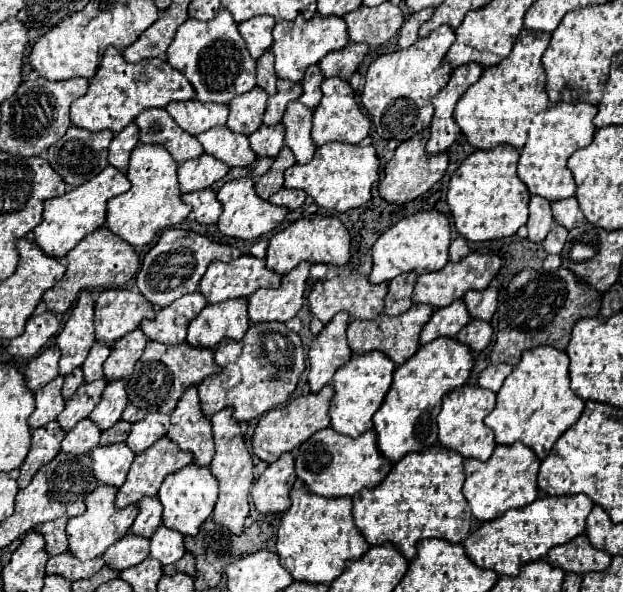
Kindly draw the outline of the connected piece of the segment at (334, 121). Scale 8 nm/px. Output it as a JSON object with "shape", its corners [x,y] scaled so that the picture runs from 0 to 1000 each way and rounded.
{"shape":[[[526,130],[517,137],[517,171],[504,184],[501,201],[501,235],[507,245],[526,242],[526,238],[552,238],[552,242],[581,242],[594,225],[594,201],[581,191],[581,184],[571,174],[571,157],[562,147],[559,137],[546,130]]]}

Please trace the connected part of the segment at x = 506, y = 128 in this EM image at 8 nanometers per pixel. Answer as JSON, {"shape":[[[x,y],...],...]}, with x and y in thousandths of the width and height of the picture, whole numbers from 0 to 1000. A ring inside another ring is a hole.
{"shape":[[[838,49],[825,69],[822,90],[799,110],[780,113],[774,130],[735,167],[729,201],[751,242],[767,252],[790,252],[803,242],[819,242],[838,252],[854,218],[854,198],[883,177],[873,150],[870,93],[883,73],[883,56]]]}

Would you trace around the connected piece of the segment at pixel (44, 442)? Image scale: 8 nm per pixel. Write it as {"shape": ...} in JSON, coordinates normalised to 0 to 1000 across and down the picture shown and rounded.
{"shape":[[[93,711],[74,715],[51,728],[51,755],[32,789],[32,806],[29,806],[32,823],[42,823],[51,813],[51,806],[61,799],[61,792],[90,772],[103,735],[106,728],[93,718]]]}

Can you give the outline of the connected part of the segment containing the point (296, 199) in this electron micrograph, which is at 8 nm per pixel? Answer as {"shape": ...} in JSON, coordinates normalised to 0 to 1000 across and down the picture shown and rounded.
{"shape":[[[453,316],[449,323],[443,323],[430,340],[440,343],[440,346],[453,346],[453,350],[462,350],[462,353],[478,353],[491,336],[491,326],[478,323],[478,319],[462,319],[462,316]]]}

